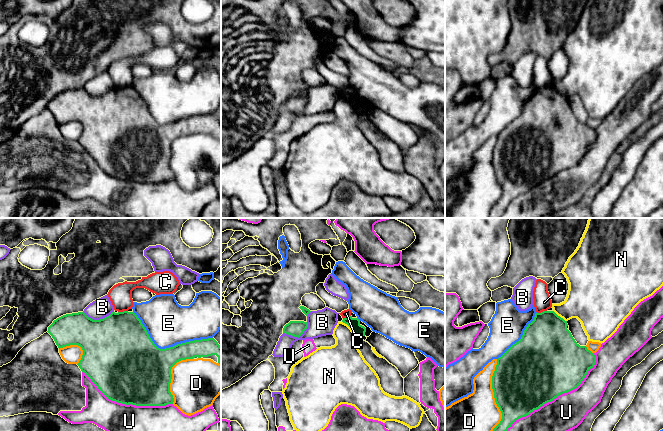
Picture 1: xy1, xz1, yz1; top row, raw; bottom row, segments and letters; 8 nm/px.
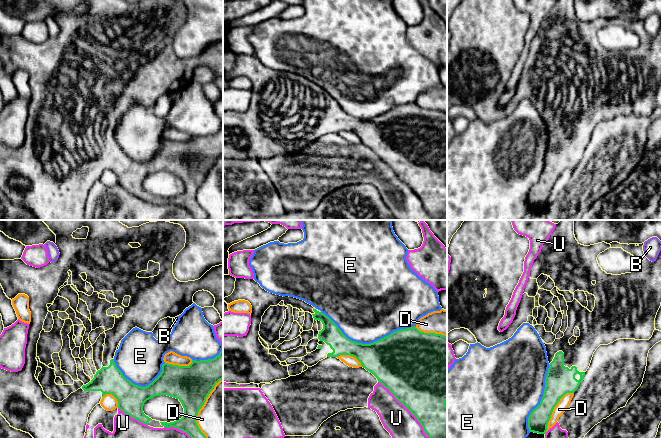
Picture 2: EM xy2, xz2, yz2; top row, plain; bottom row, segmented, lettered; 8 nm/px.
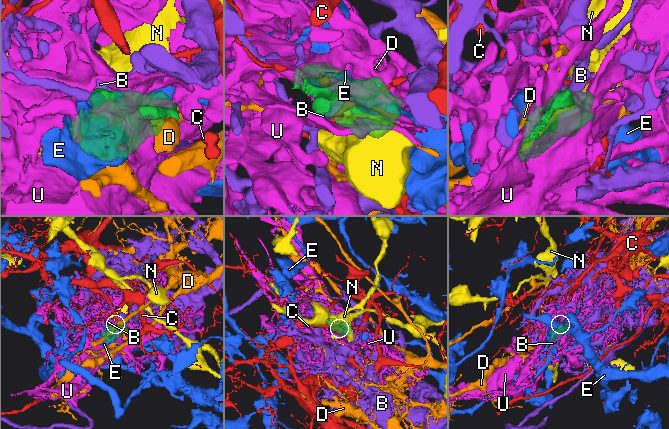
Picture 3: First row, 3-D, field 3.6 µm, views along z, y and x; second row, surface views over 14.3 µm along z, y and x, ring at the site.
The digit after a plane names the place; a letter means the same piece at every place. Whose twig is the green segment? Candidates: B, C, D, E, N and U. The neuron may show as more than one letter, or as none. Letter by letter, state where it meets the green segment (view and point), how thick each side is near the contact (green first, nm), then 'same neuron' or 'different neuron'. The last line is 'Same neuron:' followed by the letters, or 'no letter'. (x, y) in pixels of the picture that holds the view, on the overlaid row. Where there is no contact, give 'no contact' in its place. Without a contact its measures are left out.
B: contact xz1 (297, 336); calibres 130 and 200 nm; different neuron
C: contact xy1 (123, 311); calibres 460 and 190 nm; different neuron
D: contact yz1 (494, 395); calibres 480 and 300 nm; different neuron
E: contact xz2 (368, 344); calibres 400 and 480 nm; different neuron
N: contact xz1 (351, 328); calibres 100 and 280 nm; different neuron
U: contact yz1 (558, 395); calibres 500 and 280 nm; different neuron
Same neuron: no letter

